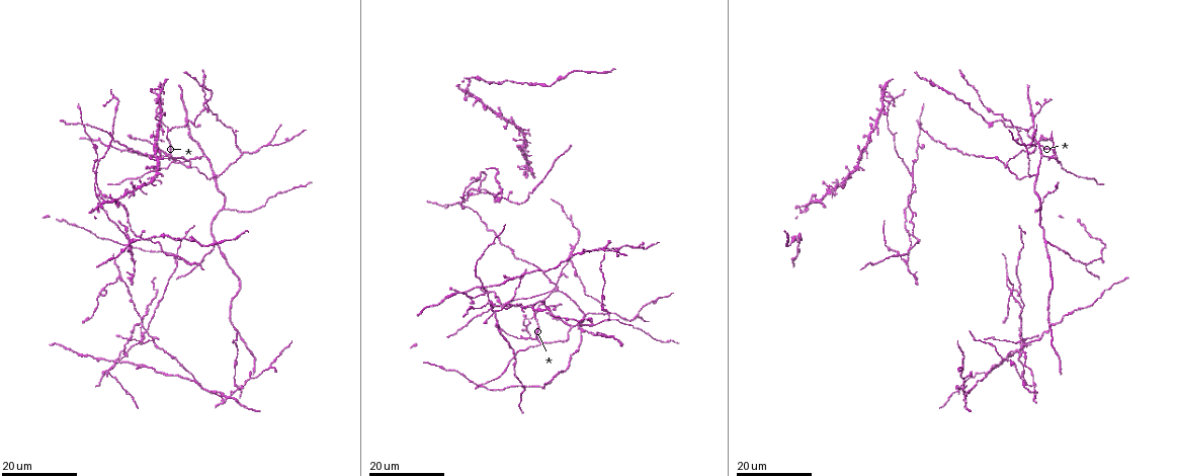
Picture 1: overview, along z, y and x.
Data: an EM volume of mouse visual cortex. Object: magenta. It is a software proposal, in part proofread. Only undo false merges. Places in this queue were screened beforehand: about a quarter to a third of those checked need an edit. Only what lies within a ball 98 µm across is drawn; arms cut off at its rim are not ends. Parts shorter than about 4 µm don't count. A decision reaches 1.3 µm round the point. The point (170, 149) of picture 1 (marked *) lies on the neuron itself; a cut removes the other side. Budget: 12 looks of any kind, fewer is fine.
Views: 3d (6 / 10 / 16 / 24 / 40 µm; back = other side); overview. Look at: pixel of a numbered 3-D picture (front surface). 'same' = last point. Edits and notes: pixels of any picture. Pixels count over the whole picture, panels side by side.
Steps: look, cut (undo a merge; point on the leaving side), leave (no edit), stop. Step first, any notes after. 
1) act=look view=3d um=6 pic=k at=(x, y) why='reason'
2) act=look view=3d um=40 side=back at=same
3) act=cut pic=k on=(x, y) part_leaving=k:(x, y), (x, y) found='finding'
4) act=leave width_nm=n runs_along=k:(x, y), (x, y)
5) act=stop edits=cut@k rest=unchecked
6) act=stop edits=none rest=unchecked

act=look view=3d um=24 pic=1 at=(170, 131) why='branch point'

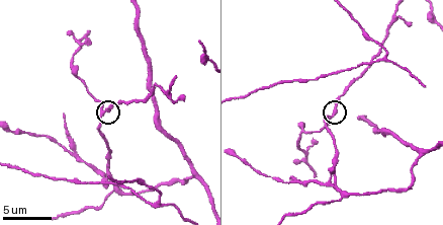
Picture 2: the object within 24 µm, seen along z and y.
act=look view=3d um=10 pic=2 at=(104, 112) why='zoom in'

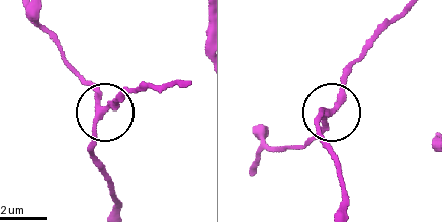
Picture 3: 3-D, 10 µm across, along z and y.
act=leave arms=3 runs_along=3:(115, 207), (94, 152), (94, 129), (104, 105), (79, 73) found='one neuron here'

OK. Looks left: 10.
act=look view=3d um=16 pic=2 at=(330, 185) why='four-way junction'

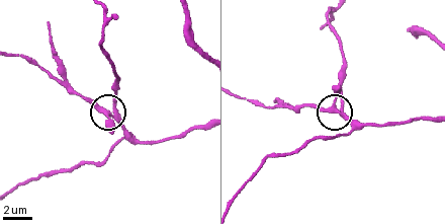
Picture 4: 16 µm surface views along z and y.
act=look view=3d um=6 pic=4 at=(335, 109) why='closer look'

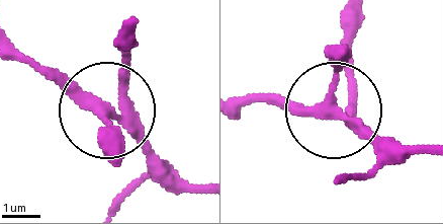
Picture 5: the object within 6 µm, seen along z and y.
act=leave found='all the same neuron'

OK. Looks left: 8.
act=look view=3d um=16 pic=1 at=(1034, 177)

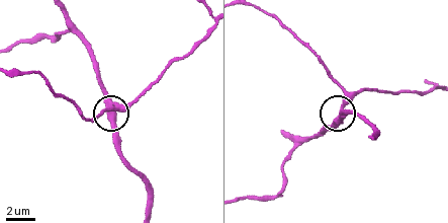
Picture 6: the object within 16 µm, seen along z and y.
act=look view=3d um=6 pic=6 at=(114, 103) why='closer look'

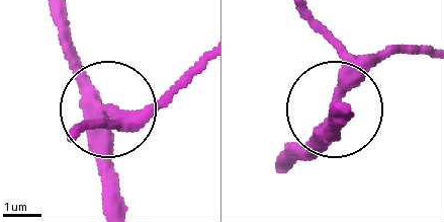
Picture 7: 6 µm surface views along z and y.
act=leave side_arm_um=130 arms=3 found='one neuron here'

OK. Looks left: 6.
act=look view=3d um=16 pic=2 at=(159, 202) why='three arms meet'

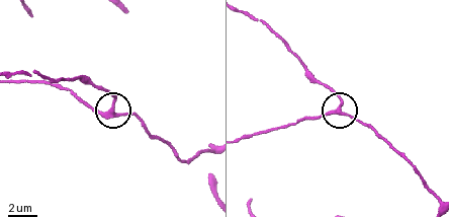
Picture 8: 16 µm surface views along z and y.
act=look view=3d um=6 pic=8 at=(111, 109)

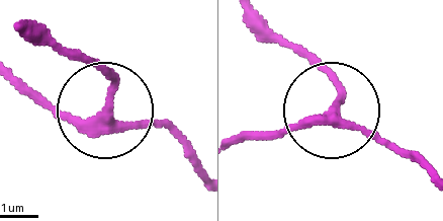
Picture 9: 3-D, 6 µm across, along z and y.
act=leave width_nm=220 runs_along=9:(201, 172), (163, 128), (67, 115), (21, 95) found='one neuron here'

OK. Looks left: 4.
act=look view=3d um=16 pic=1 at=(591, 325) why='three arms meet'

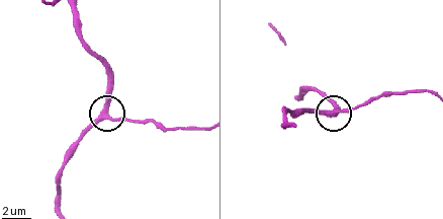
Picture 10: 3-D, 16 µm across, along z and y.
act=look view=3d um=10 pic=10 at=(105, 119)

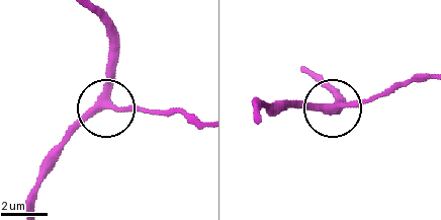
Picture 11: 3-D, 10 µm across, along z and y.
act=leave arms=3 runs_along=11:(312, 75), (334, 96), (334, 108), (352, 108), (397, 90) found='continuous, no second neuron'

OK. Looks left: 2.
act=look view=3d um=24 pic=1 at=(119, 278) why='small branch off a trunk'

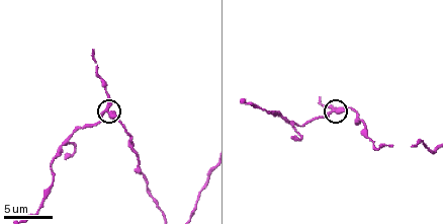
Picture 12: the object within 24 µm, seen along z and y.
act=look view=3d um=10 pic=12 at=(107, 109) why='closer look'

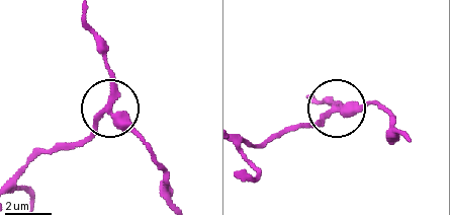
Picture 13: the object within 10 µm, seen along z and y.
act=leave side_arm_um=7 arms=3 found='all the same neuron'

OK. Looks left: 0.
act=stop edits=none rest=unchecked

